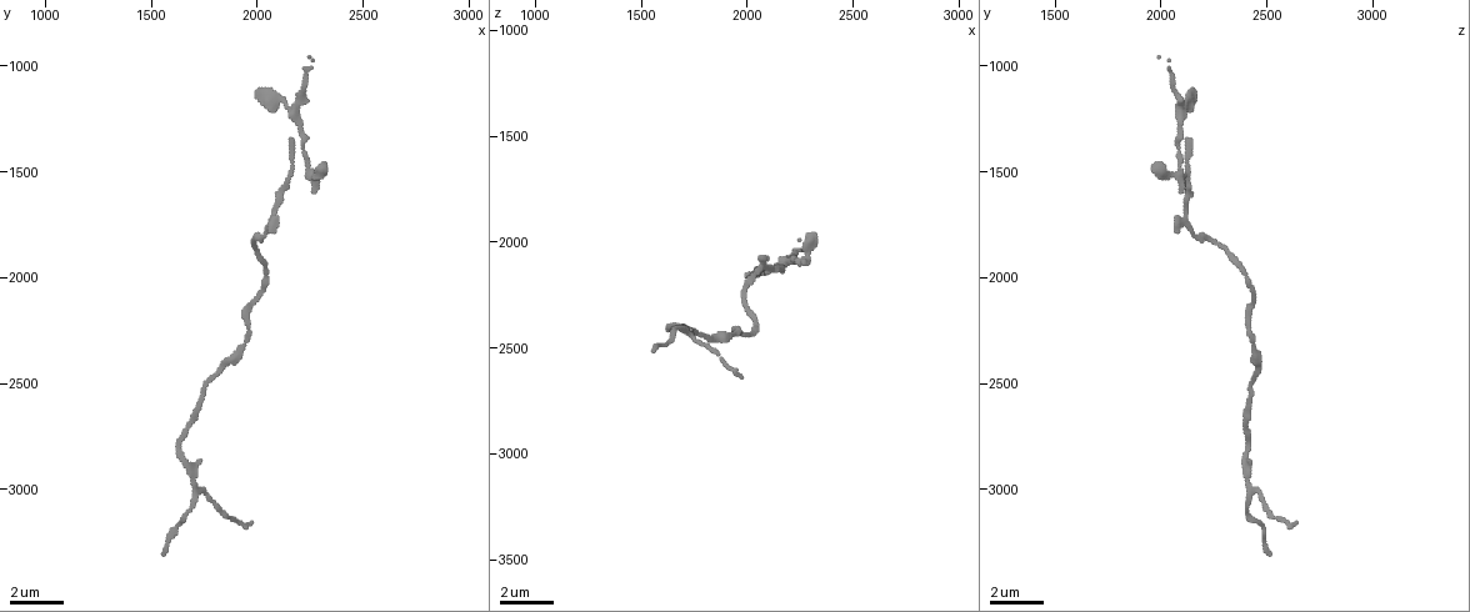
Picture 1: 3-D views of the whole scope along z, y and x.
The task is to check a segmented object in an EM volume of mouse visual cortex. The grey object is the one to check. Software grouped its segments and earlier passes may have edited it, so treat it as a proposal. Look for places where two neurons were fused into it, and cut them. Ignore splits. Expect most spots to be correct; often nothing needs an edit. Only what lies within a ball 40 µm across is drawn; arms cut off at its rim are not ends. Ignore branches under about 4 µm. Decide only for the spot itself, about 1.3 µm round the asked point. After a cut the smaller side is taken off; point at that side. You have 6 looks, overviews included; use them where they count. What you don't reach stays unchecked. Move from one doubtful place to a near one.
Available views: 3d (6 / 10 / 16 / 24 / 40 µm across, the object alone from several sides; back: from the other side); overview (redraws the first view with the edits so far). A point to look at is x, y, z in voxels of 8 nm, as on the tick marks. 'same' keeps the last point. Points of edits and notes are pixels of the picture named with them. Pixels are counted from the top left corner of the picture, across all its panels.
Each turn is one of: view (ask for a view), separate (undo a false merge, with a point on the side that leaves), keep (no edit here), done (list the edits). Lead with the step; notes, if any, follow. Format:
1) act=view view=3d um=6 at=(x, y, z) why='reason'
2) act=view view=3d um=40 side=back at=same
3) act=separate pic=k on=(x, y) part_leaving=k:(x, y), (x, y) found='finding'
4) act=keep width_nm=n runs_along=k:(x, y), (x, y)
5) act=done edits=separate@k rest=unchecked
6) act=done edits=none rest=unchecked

act=view view=3d um=10 at=(1780, 2480, 2440) why='calibre changes'

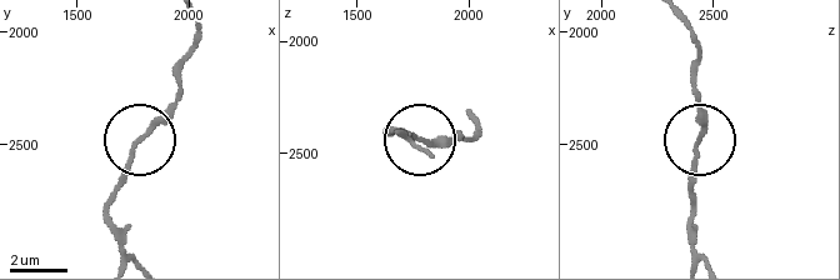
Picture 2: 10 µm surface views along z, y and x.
act=keep runs_along=2:(698, 61), (690, 221) found='one neuron here'

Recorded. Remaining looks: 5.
act=view view=3d um=10 at=(1980, 1840, 2260) why='sudden change in width'

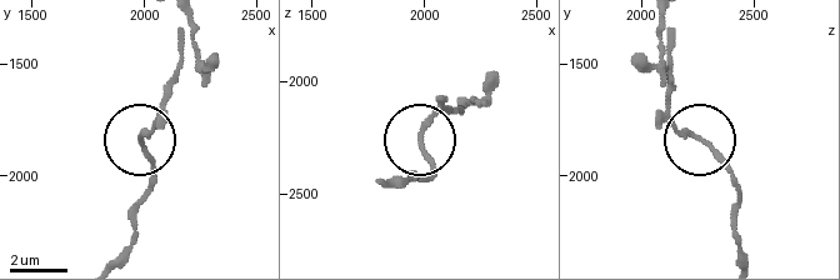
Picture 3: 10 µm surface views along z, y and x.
act=view view=3d um=6 at=(1980, 1850, 2260)

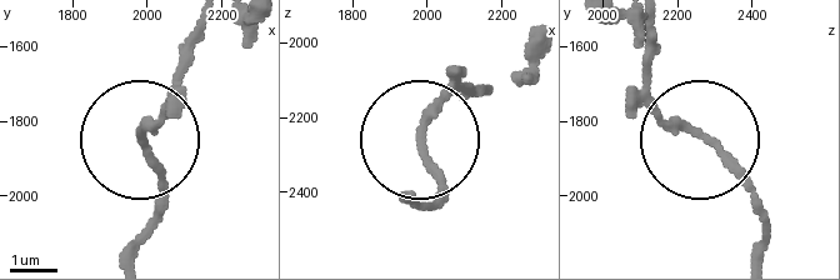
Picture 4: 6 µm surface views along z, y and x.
act=keep found='one neuron here'

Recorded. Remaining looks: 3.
act=view view=3d um=10 at=(2170, 1220, 2090) why='side arm on a straight run'

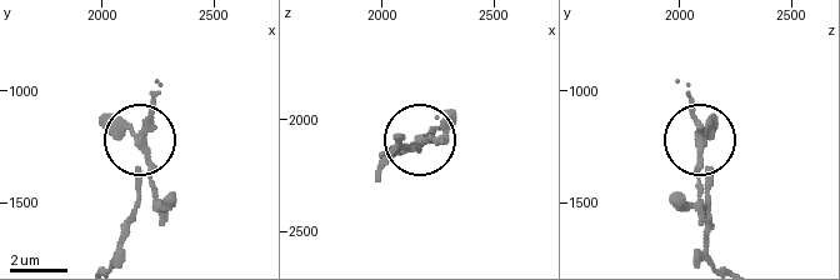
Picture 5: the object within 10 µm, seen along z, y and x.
act=view view=3d um=10 side=back at=(2190, 1210, 2100) why='from behind'

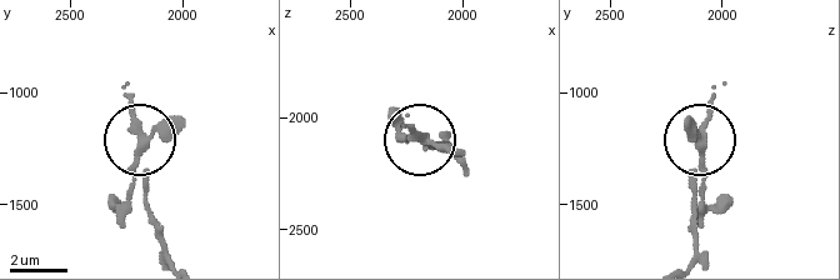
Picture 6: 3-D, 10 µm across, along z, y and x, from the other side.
act=separate pic=6 on=(178, 119) part_leaving=6:(143, 145), (131, 193), (119, 206), (110, 201) found='two neurons meet here'

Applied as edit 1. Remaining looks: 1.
act=done edits=separate@6 rest=unchecked

